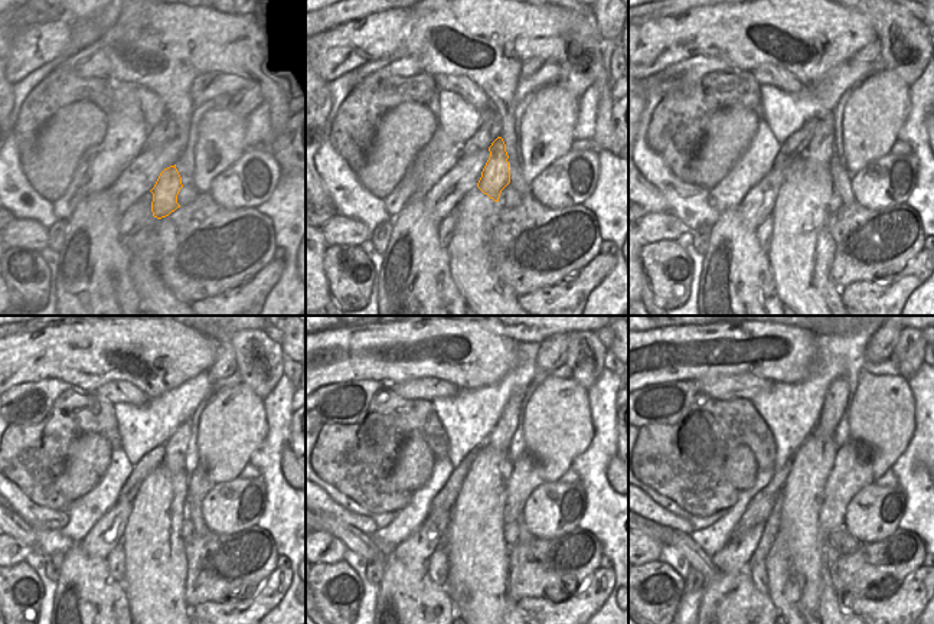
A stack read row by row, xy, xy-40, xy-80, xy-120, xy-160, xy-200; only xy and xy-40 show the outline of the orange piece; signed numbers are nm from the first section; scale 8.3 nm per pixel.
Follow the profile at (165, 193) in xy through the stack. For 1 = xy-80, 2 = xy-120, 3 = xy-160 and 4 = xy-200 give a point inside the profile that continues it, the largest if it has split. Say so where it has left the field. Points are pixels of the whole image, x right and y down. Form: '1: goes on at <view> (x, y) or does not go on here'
1: goes on at xy-80 (819, 154)
2: goes on at xy-120 (175, 458)
3: goes on at xy-160 (500, 437)
4: goes on at xy-200 (838, 392)

